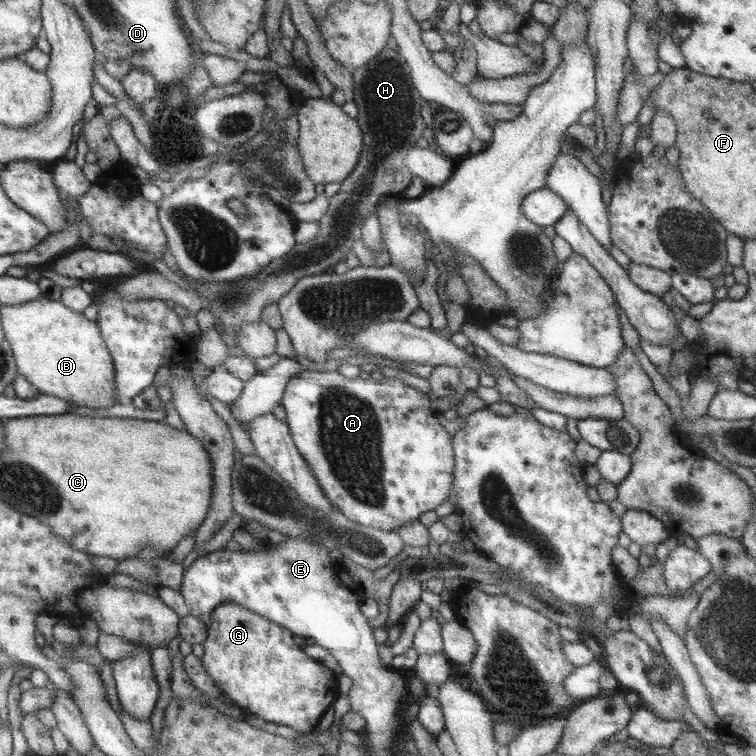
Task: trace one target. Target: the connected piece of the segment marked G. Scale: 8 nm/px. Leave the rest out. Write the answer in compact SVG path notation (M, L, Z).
M222 603L213 609L206 628L207 636L202 642L204 653L200 660L222 694L229 696L244 713L253 714L265 722L289 726L299 735L315 730L323 712L339 695L337 676L323 663L307 656L302 647L293 642L289 630L234 603Z

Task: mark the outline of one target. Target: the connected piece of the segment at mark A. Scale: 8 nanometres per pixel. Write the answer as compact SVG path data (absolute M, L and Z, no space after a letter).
M302 369L294 377L287 381L283 391L280 405L286 412L285 422L287 423L293 444L301 457L306 460L307 465L313 472L325 498L334 508L337 508L350 522L360 526L367 526L377 530L395 532L397 528L418 519L423 512L434 510L443 500L450 496L450 489L453 478L453 448L451 446L451 435L438 423L437 417L440 412L431 410L429 398L423 392L415 390L397 377L383 376L381 380L371 377L361 379L359 377L347 378L337 371L318 372Z

